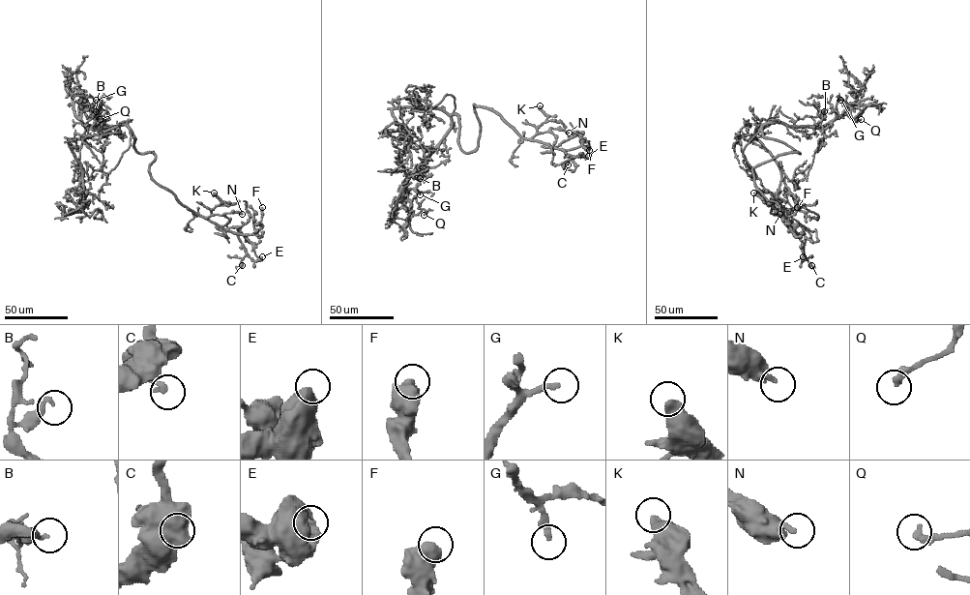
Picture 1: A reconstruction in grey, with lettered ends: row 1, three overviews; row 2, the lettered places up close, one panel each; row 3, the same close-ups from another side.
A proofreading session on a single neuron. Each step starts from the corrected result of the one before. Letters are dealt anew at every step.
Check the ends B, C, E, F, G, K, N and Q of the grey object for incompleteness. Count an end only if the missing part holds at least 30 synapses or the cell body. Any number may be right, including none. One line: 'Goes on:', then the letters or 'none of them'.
Goes on: G, K

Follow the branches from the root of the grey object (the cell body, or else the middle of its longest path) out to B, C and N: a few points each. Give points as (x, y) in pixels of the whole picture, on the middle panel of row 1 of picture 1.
B: (458, 142), (459, 117), (454, 114), (449, 133), (420, 165), (423, 174), (420, 178)
C: (458, 142), (465, 152), (478, 145), (480, 124), (474, 104), (492, 109), (524, 138), (572, 156), (568, 164)
N: (458, 142), (465, 152), (478, 145), (480, 124), (474, 104), (492, 109), (526, 138), (552, 128), (569, 133)

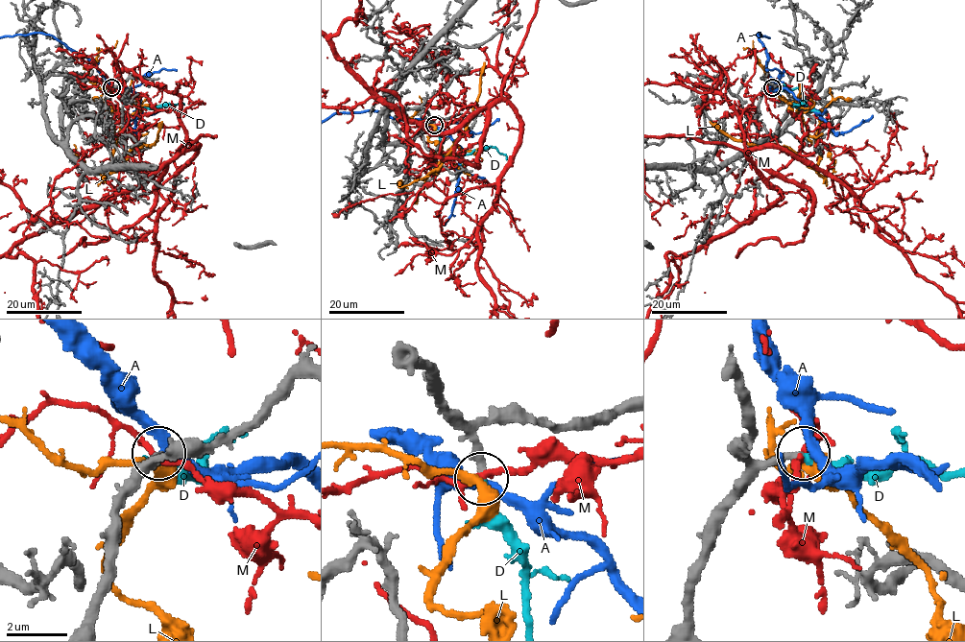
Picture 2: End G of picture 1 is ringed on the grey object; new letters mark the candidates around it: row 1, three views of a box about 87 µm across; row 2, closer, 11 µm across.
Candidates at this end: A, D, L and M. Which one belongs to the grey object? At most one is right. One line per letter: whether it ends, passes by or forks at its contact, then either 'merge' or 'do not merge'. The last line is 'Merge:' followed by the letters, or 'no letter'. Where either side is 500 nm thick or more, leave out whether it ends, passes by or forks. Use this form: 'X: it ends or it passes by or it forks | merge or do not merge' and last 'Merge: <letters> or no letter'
A: it passes by | do not merge
D: it ends | merge
L: it passes by | do not merge
M: it forks | do not merge
Merge: D

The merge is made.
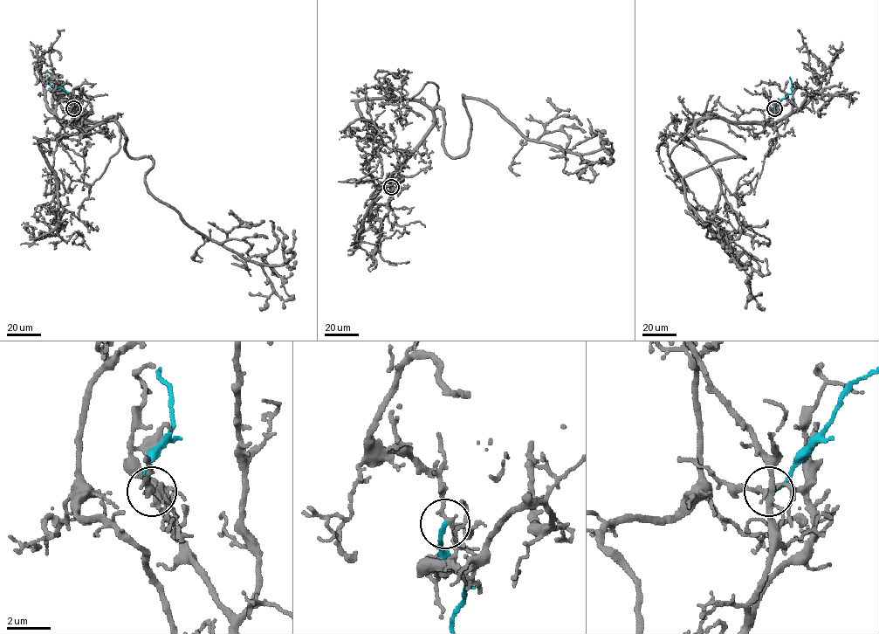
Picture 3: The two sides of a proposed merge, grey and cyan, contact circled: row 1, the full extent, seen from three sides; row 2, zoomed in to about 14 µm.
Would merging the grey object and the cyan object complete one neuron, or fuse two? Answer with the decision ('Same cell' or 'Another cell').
Another cell

